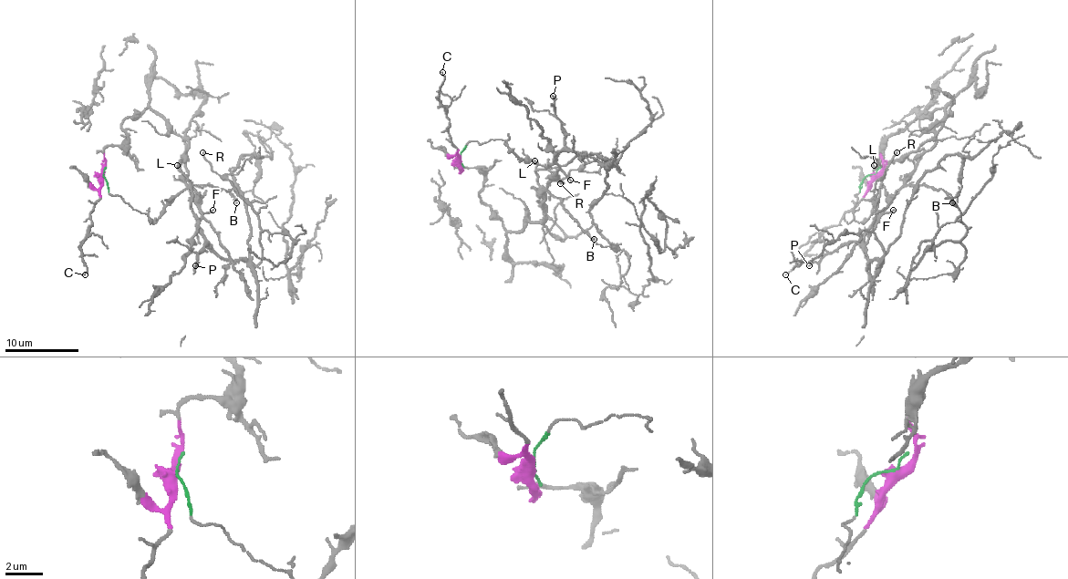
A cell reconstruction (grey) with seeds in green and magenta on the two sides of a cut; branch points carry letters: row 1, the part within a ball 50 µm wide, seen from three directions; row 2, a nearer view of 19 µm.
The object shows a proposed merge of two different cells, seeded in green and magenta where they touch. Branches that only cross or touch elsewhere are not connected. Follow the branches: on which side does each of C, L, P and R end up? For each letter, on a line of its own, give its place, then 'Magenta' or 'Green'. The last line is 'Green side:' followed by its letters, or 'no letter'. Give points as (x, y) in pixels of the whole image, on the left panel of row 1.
C: Place: (85, 274). Magenta
L: Place: (177, 165). Green
P: Place: (195, 265). Green
R: Place: (202, 152). Green
Green side: L, P, R

